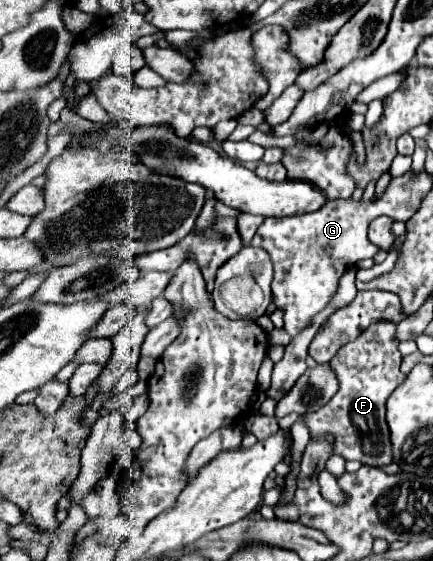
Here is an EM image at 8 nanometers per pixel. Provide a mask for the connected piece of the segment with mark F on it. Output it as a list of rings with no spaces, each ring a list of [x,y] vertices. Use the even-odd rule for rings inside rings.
[[[376,322],[354,342],[344,344],[332,358],[330,368],[340,382],[340,390],[332,400],[314,414],[308,414],[312,436],[332,432],[336,436],[334,454],[346,460],[358,460],[368,466],[386,466],[392,462],[392,442],[386,424],[386,400],[404,382],[400,372],[402,356],[398,352],[396,326],[392,322]]]

